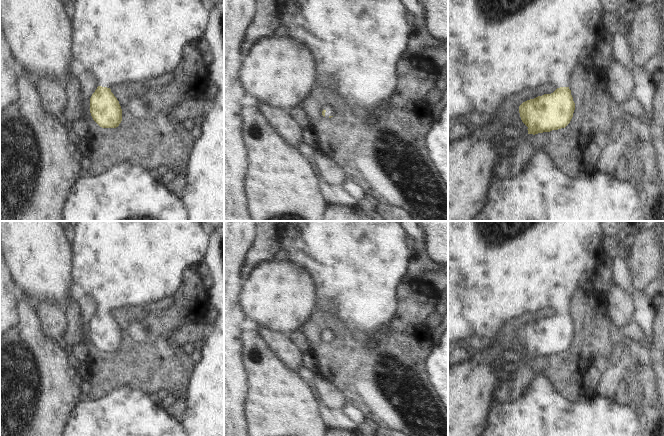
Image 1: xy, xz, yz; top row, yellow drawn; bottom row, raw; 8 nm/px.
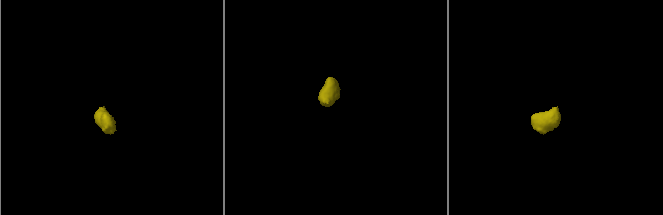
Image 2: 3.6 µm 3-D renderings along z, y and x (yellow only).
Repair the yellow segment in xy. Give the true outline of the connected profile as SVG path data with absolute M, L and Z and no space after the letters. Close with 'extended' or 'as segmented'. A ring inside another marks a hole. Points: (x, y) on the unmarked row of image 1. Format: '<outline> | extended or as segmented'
M77 221L72 244L72 279L98 303L99 310L90 322L93 344L102 352L118 351L122 333L110 312L115 308L148 309L153 302L178 296L185 271L205 260L209 238L196 221Z | extended

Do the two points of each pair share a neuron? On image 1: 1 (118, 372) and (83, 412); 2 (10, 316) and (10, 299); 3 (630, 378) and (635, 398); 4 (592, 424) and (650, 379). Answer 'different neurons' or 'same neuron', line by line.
1: different neurons
2: same neuron
3: same neuron
4: different neurons

